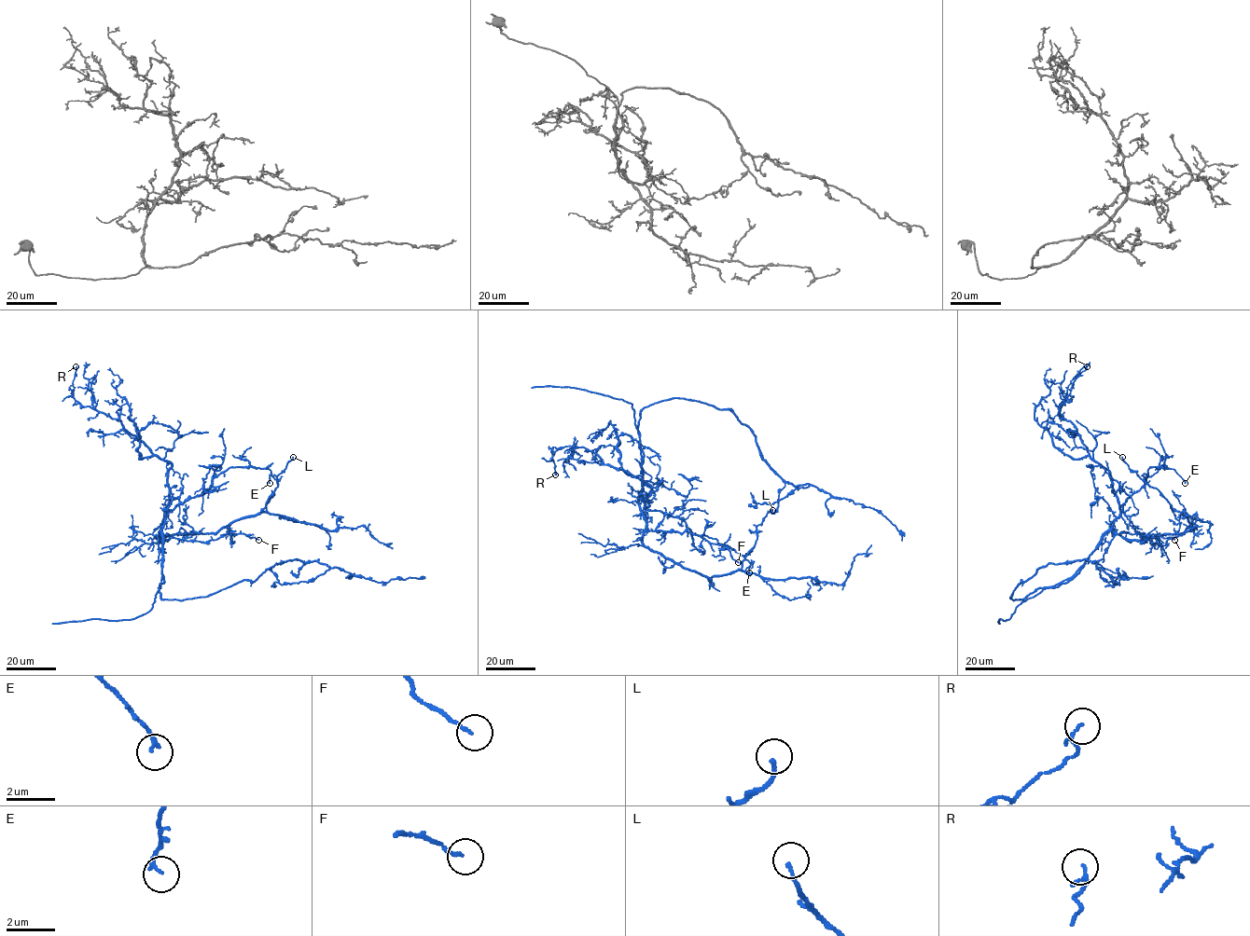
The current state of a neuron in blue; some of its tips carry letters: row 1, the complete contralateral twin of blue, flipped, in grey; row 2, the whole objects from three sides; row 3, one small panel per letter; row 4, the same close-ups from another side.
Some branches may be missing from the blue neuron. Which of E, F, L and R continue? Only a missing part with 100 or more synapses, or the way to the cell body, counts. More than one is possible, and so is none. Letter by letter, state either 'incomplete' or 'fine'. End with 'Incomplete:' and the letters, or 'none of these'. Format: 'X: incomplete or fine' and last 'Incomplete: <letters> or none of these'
E: fine
F: fine
L: fine
R: fine
Incomplete: none of these

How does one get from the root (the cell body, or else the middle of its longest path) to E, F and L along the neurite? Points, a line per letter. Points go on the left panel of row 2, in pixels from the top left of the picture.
E: (161, 578), (161, 528), (166, 512), (190, 498), (202, 495), (214, 478), (231, 467), (269, 469), (270, 483)
F: (161, 578), (160, 530), (159, 534), (165, 540), (175, 538), (208, 542), (223, 534), (239, 533), (258, 540)
L: (161, 578), (160, 530), (165, 540), (162, 537), (173, 534), (215, 533), (259, 514), (293, 457)

